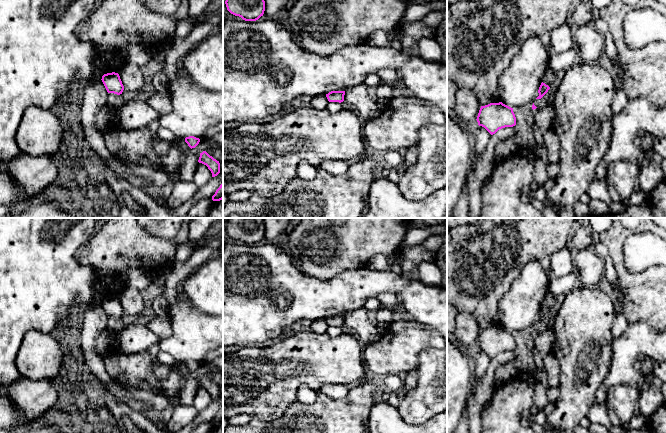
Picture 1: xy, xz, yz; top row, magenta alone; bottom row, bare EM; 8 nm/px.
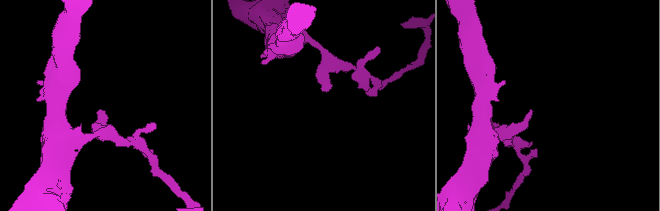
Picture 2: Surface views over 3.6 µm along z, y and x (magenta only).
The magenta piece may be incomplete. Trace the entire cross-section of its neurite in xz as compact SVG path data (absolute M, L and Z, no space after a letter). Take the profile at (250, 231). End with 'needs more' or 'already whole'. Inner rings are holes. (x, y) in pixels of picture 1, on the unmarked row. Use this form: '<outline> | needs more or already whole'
M229 218L227 234L245 245L256 245L265 235L264 218Z | already whole

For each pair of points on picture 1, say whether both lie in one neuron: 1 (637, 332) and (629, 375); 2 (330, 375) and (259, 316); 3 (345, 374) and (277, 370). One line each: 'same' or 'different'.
1: same
2: different
3: same

